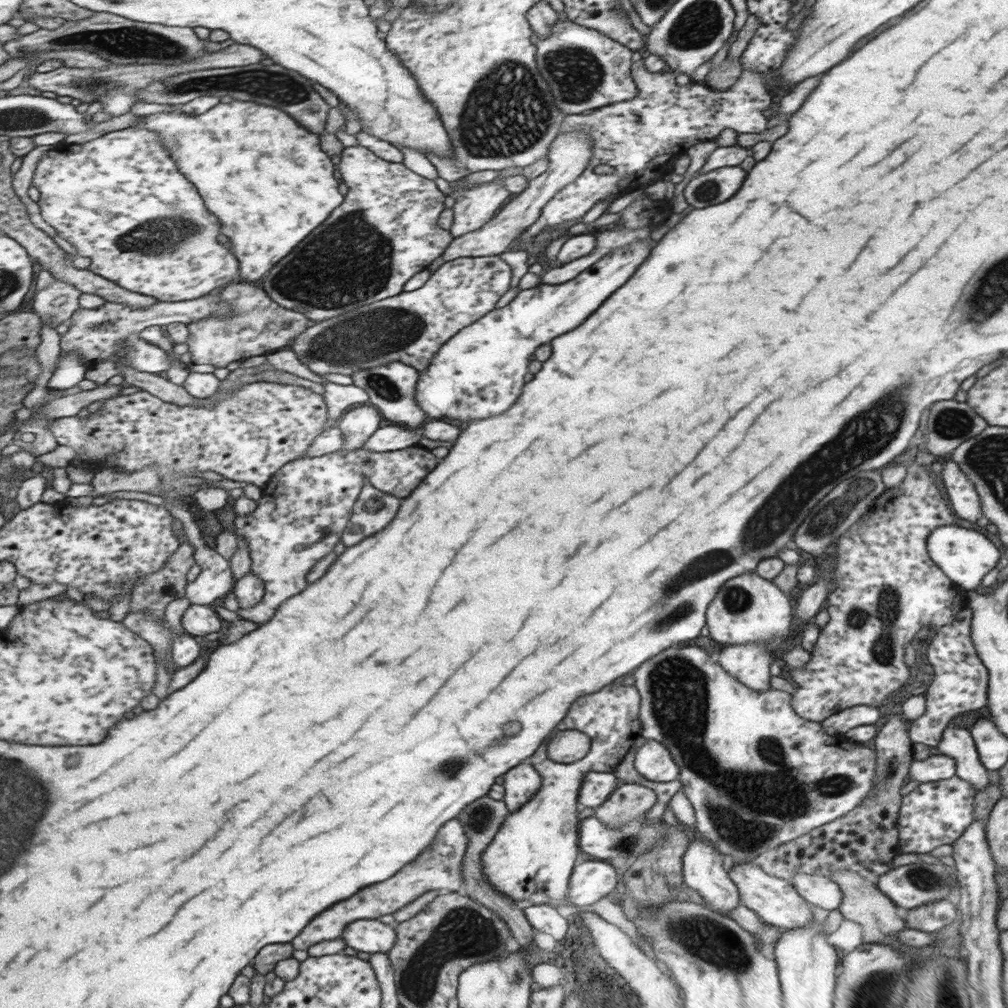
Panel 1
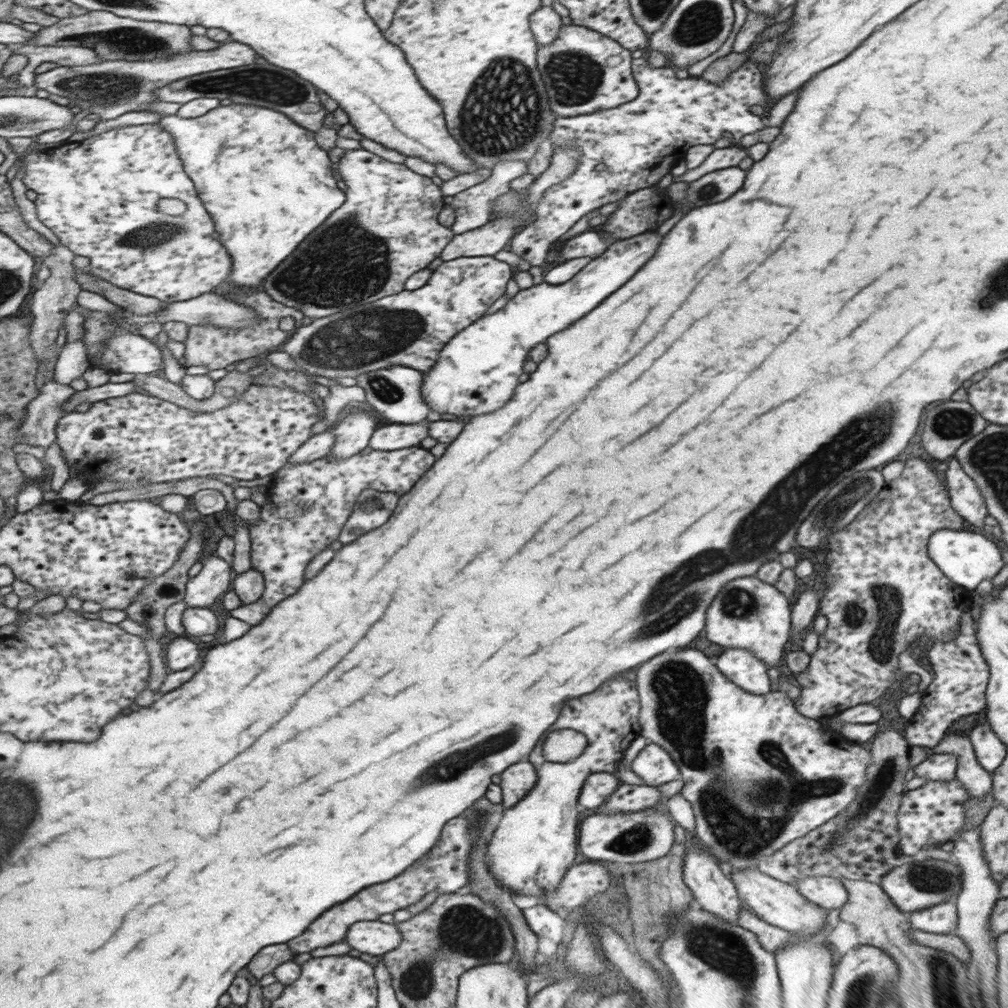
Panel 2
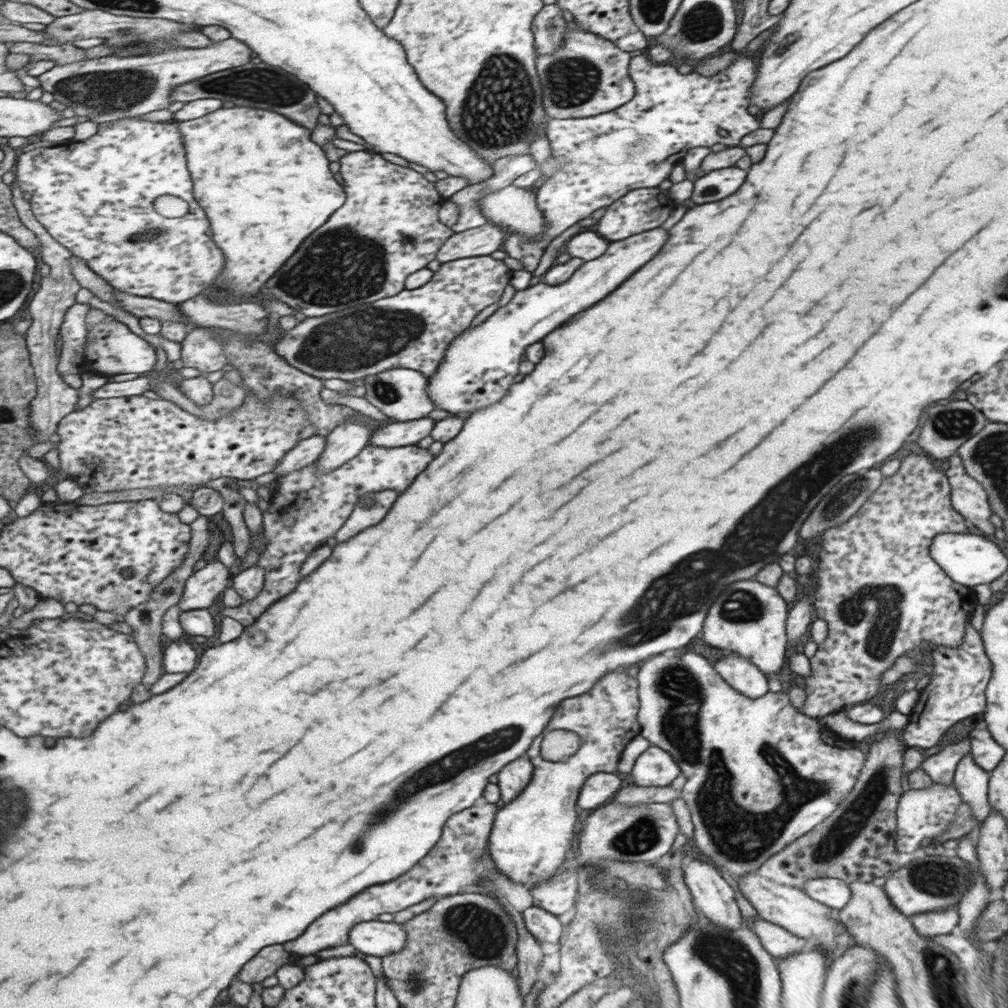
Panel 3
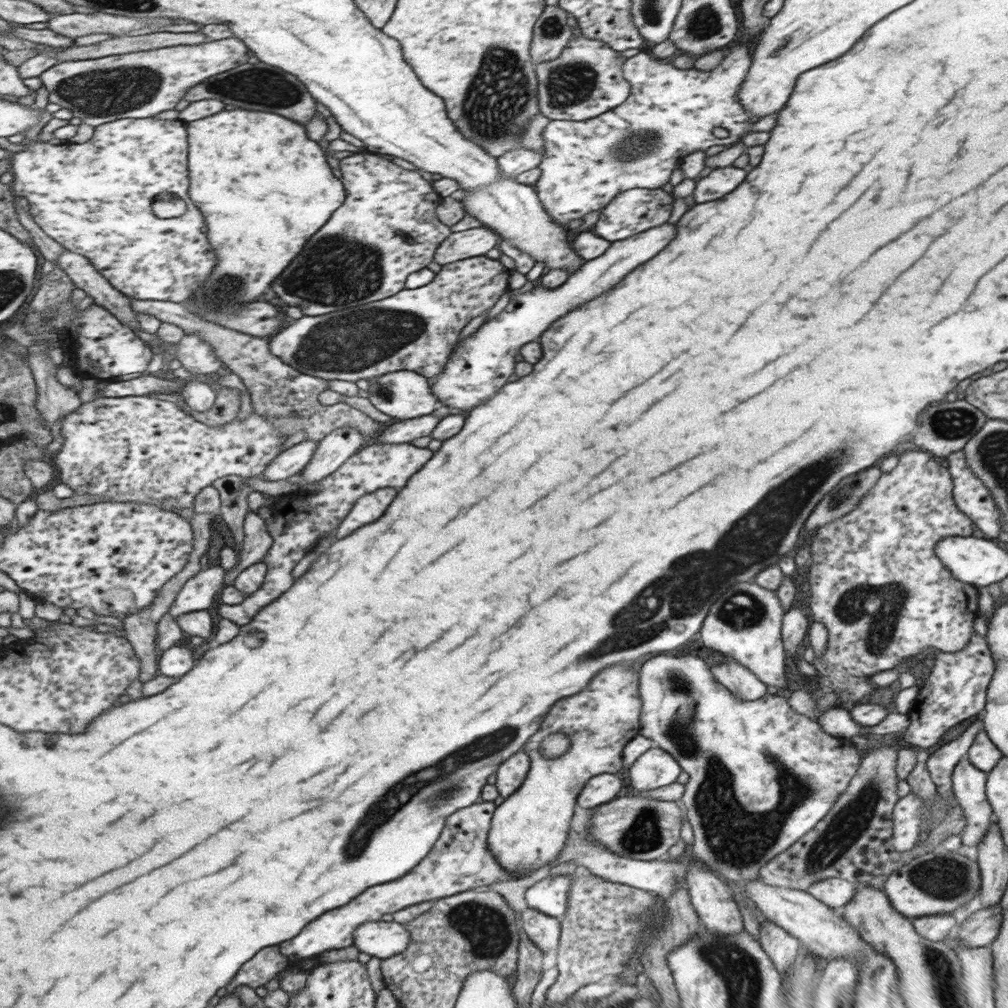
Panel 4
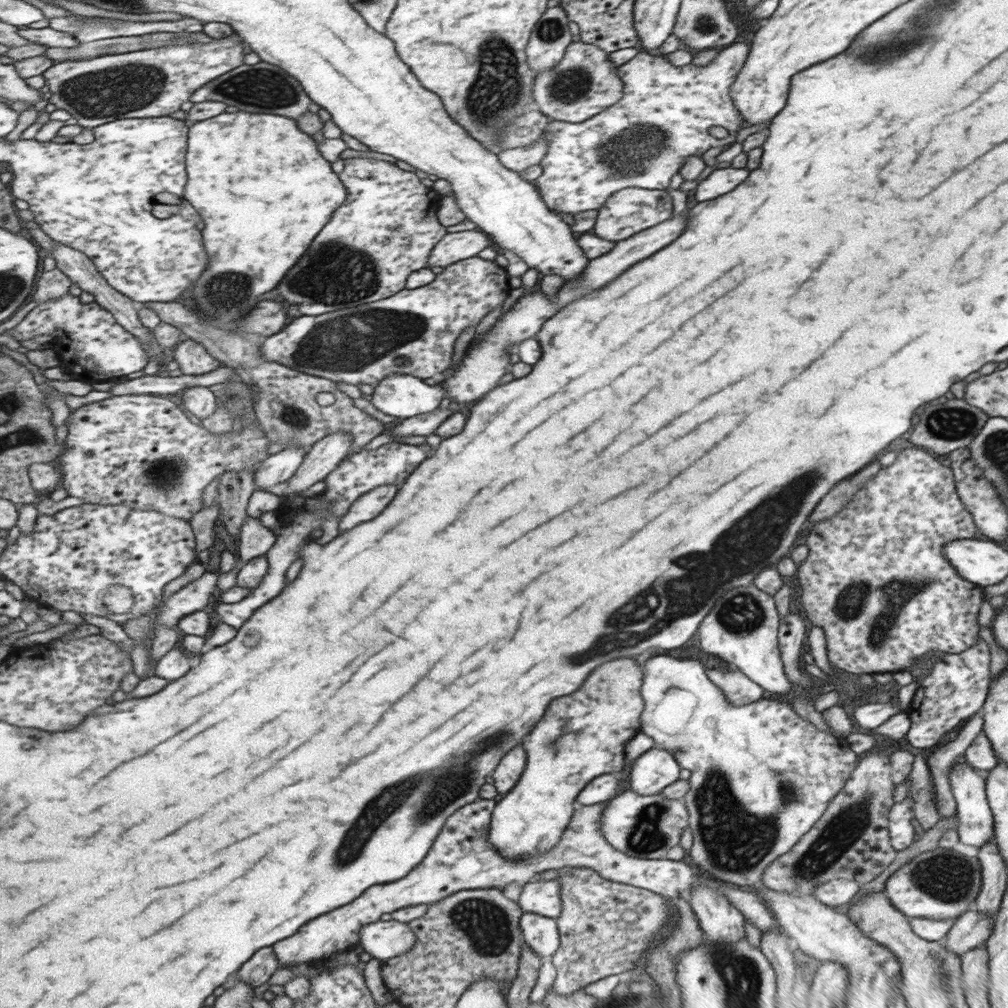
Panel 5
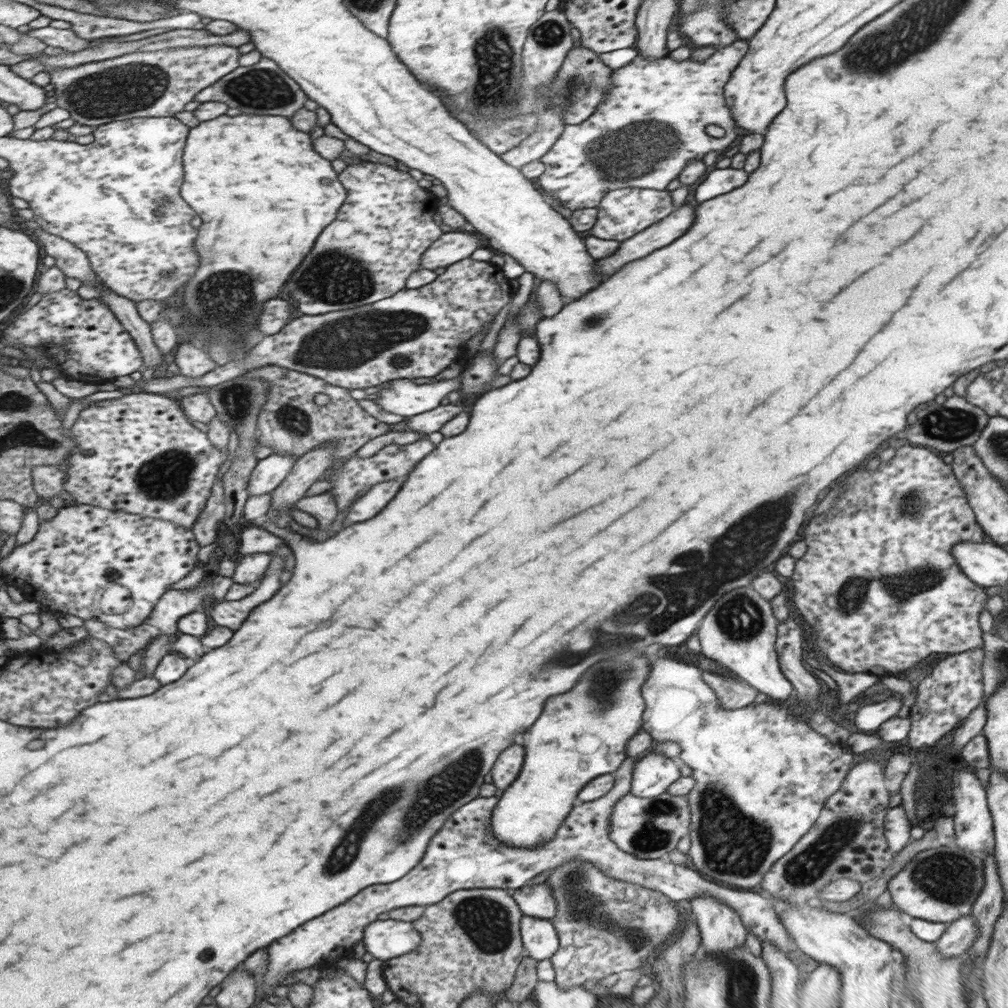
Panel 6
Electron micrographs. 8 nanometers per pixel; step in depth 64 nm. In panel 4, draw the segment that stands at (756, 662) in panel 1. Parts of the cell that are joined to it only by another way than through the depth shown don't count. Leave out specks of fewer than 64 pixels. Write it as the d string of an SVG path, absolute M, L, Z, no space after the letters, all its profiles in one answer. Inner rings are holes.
M731 662L713 666L712 674L718 683L731 691L738 699L757 700L765 694L765 683L761 682L747 667L741 663Z

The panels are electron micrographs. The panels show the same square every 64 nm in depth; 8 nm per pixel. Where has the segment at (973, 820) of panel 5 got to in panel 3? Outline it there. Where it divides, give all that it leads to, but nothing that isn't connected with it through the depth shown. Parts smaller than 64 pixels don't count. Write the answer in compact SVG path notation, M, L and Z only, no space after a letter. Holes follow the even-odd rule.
M967 751L960 758L952 780L960 792L962 802L966 802L971 807L973 820L979 823L975 824L971 832L967 833L967 836L972 839L974 847L979 836L979 826L989 816L989 808L987 808L987 800L985 800L985 796L988 796L987 778L990 778L990 774L977 765L970 755L970 751Z

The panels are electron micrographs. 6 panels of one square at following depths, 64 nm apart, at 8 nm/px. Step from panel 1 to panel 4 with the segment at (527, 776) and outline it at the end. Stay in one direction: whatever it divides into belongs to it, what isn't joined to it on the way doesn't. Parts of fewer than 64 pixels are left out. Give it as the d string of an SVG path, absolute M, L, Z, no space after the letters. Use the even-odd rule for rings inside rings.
M518 750L514 756L502 762L494 774L493 785L498 795L505 799L518 788L520 788L527 771L529 770L529 759L523 750Z

